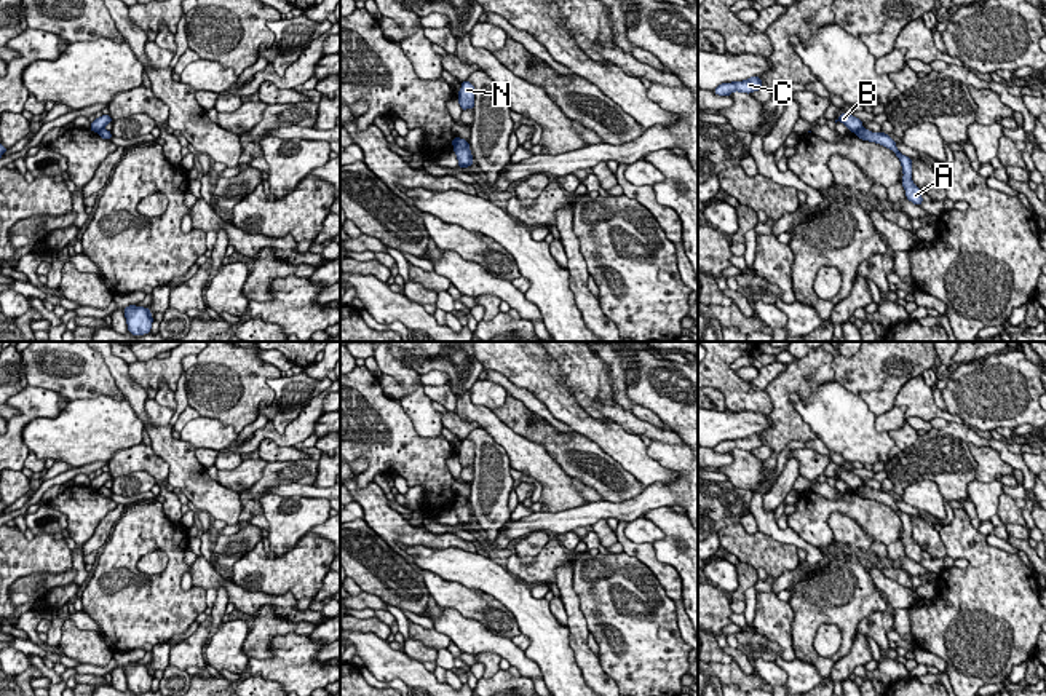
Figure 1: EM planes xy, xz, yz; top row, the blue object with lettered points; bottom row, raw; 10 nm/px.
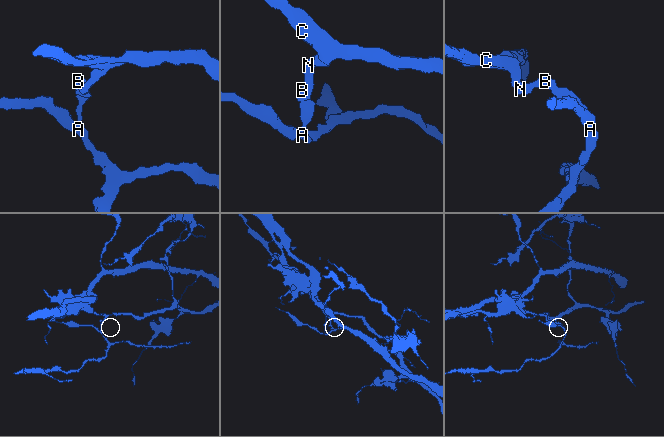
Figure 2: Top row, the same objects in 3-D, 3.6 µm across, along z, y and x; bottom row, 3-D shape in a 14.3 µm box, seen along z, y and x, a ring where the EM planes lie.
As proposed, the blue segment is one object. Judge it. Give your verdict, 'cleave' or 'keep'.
cleave

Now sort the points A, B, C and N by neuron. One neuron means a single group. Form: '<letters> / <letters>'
A / B C N

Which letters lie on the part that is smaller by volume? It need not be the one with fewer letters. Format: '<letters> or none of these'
A

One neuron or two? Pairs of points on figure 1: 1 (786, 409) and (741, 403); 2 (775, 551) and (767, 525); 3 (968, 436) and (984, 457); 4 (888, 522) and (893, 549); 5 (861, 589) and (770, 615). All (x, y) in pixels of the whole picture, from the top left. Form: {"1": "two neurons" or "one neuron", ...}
{"1": "two neurons", "2": "two neurons", "3": "two neurons", "4": "two neurons", "5": "two neurons"}

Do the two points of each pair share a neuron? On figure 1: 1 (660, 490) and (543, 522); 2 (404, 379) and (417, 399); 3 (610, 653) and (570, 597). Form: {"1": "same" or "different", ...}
{"1": "same", "2": "same", "3": "different"}

